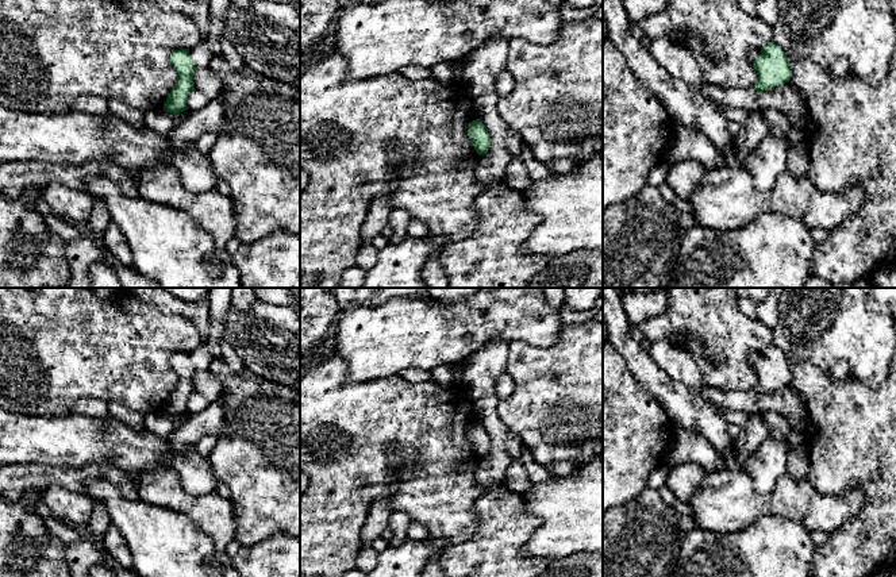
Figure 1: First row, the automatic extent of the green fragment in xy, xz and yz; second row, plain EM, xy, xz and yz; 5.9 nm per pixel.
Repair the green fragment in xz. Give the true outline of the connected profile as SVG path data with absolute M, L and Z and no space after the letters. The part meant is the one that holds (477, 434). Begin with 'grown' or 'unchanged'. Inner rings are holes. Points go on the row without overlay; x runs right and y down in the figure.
unchanged; M476 422L469 427L468 438L478 458L485 457L489 453L492 441L480 422Z

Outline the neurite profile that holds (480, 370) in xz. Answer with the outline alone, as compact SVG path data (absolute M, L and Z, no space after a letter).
M493 338L461 363L464 389L492 441L489 453L478 461L476 476L482 493L504 481L512 462L505 443L508 427L497 416L499 399L495 388L497 377L505 372L508 354L509 343Z

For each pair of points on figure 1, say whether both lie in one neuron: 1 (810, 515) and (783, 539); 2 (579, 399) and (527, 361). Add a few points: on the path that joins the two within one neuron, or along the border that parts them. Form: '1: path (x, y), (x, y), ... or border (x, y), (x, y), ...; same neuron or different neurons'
1: border (770, 515), (795, 519), (808, 533); different neurons
2: path (566, 397), (539, 373); same neuron

